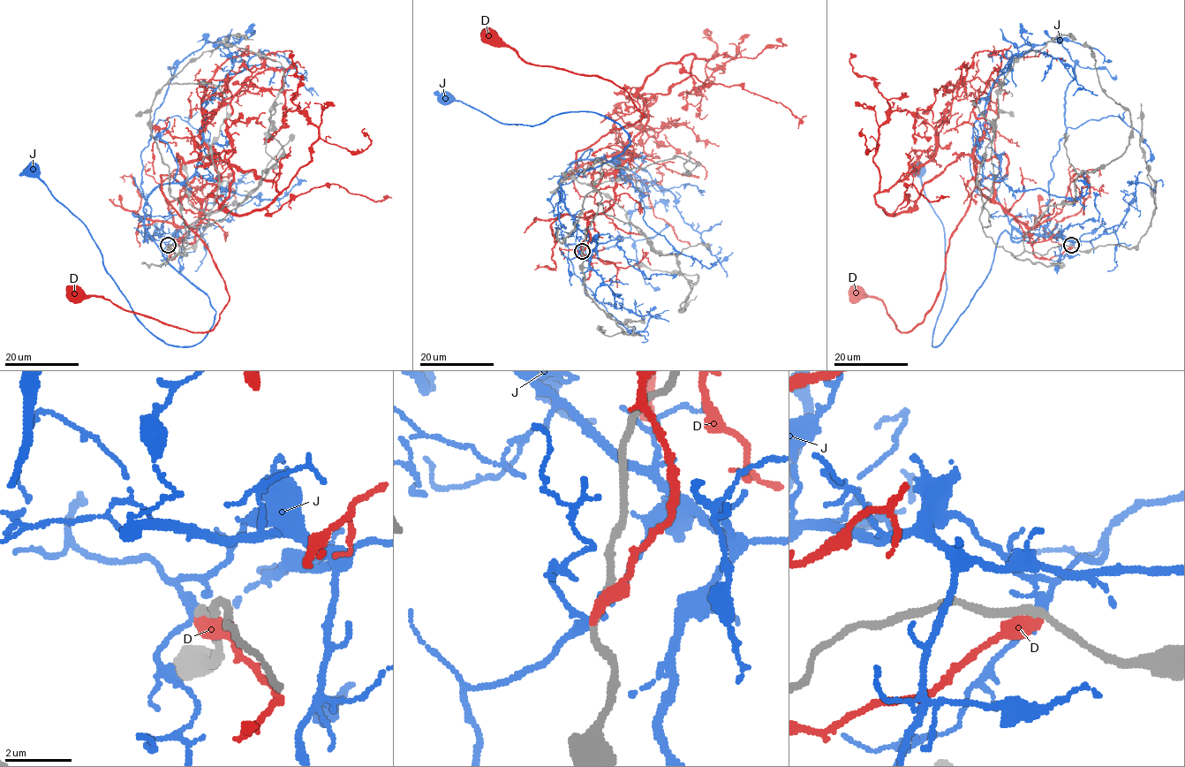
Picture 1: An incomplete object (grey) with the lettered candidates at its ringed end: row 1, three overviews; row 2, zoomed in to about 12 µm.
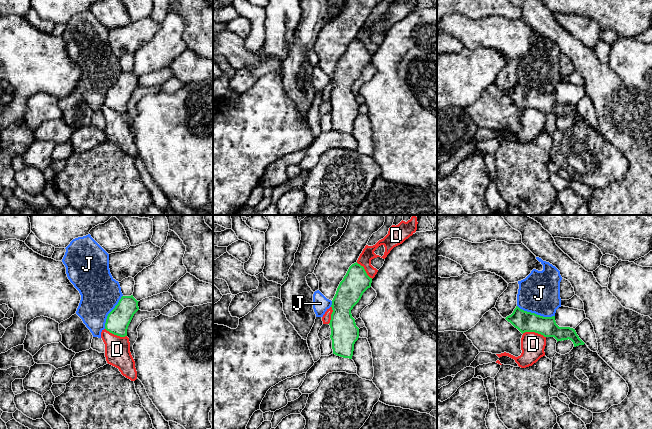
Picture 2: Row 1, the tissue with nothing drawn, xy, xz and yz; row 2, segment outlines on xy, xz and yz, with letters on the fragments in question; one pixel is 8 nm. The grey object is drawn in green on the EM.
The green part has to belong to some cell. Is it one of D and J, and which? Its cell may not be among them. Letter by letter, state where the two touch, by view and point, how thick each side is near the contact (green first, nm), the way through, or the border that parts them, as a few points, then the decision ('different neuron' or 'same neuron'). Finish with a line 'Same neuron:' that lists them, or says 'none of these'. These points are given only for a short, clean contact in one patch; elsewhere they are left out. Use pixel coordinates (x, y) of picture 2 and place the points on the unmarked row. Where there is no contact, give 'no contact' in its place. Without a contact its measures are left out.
D: meets green in yz at (534, 107); 170 nm thick on the green side, 190 nm on the other; different neuron
J: meets green in yz at (536, 90); 170 nm thick on the green side, 320 nm on the other; border along yz (517, 81), (524, 86), (543, 92), (554, 92); different neuron
Same neuron: none of these

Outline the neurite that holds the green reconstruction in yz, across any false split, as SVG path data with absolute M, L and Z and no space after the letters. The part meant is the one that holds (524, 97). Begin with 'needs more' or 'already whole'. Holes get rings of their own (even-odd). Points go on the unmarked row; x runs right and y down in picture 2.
already whole | M516 82L513 89L505 95L522 110L525 108L535 108L544 113L554 113L557 118L569 115L573 118L574 123L585 120L579 114L575 105L570 103L559 103L556 100L555 92L543 93L535 89L524 87Z

